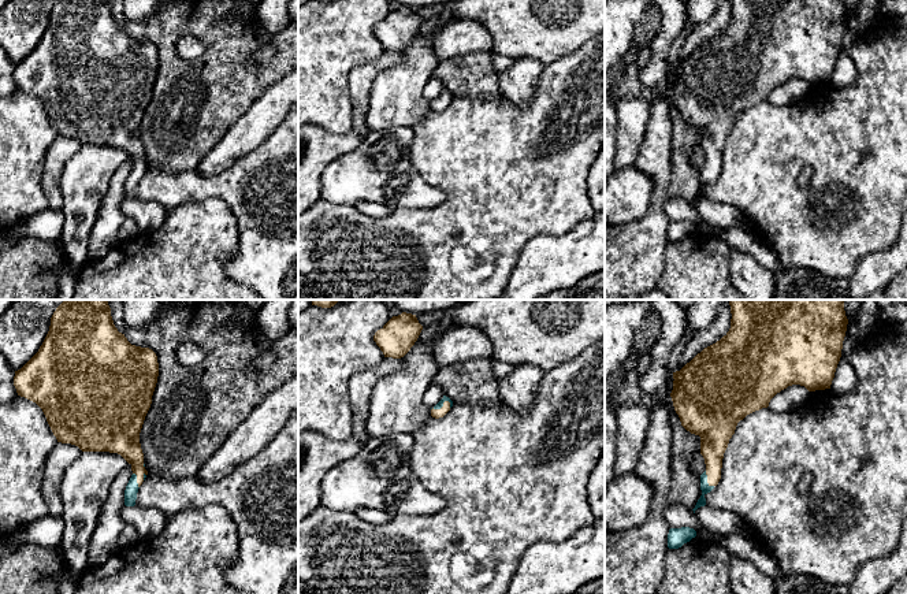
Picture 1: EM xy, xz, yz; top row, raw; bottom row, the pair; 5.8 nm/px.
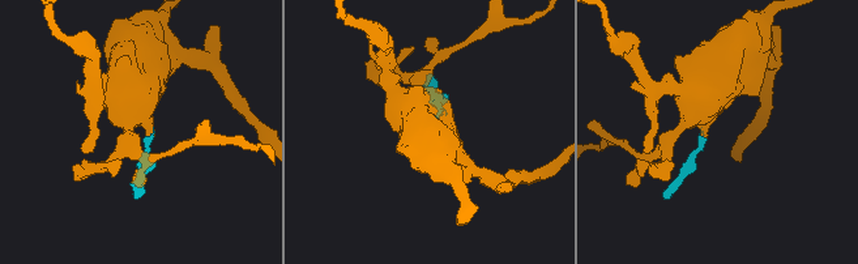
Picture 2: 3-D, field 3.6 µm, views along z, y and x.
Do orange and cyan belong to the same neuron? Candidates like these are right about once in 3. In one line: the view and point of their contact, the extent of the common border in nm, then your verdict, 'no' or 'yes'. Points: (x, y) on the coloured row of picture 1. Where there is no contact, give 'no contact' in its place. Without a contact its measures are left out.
xz (442, 407) | 130 nm | yes

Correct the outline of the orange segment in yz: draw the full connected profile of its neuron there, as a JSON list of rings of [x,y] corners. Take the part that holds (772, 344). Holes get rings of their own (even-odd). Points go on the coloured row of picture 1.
[[[729,300],[729,331],[673,372],[674,411],[681,426],[700,437],[706,464],[700,475],[702,495],[694,513],[706,505],[705,495],[718,485],[724,453],[740,420],[767,408],[770,400],[788,386],[800,385],[809,391],[830,389],[848,324],[844,301]]]

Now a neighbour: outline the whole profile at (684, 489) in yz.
[[[670,372],[665,387],[657,396],[657,401],[668,409],[673,428],[669,504],[684,505],[688,509],[694,509],[702,495],[702,490],[700,476],[691,471],[689,459],[695,453],[700,453],[700,437],[691,434],[681,426],[670,397],[673,380],[673,372]]]

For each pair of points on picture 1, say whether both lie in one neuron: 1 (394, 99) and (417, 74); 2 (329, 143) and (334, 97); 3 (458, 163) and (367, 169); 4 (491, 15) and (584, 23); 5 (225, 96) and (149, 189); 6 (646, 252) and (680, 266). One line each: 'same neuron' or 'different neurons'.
1: same neuron
2: different neurons
3: different neurons
4: same neuron
5: different neurons
6: different neurons

